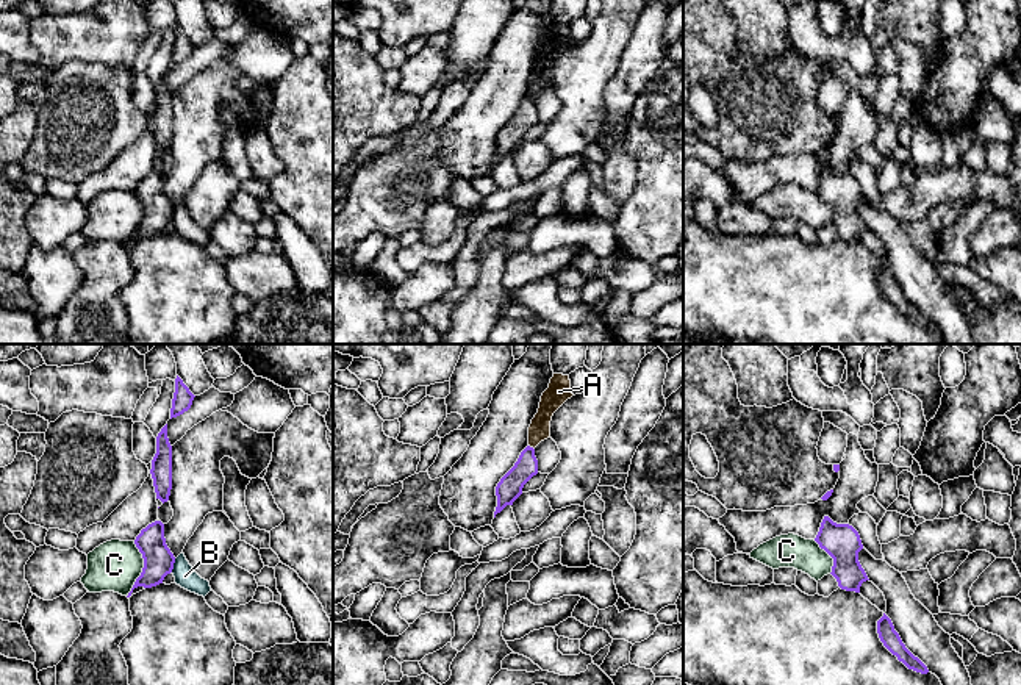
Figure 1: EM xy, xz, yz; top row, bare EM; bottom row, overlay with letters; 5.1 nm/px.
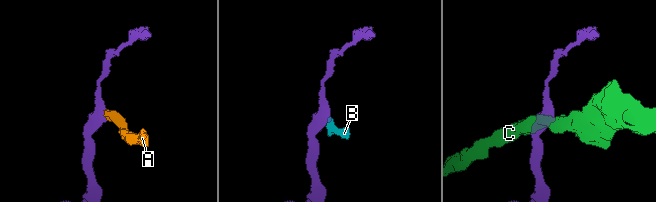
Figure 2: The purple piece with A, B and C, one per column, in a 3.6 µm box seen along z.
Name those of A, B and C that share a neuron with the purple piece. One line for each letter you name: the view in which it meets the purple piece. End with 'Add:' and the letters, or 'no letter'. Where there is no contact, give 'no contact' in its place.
Add: no letter

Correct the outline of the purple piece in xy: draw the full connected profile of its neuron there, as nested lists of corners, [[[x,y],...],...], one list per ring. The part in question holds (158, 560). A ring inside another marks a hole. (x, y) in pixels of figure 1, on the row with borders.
[[[155,521],[142,529],[134,544],[142,554],[144,568],[127,597],[138,586],[152,588],[163,583],[164,577],[172,572],[175,563],[175,557],[166,544],[164,524],[161,521]]]

